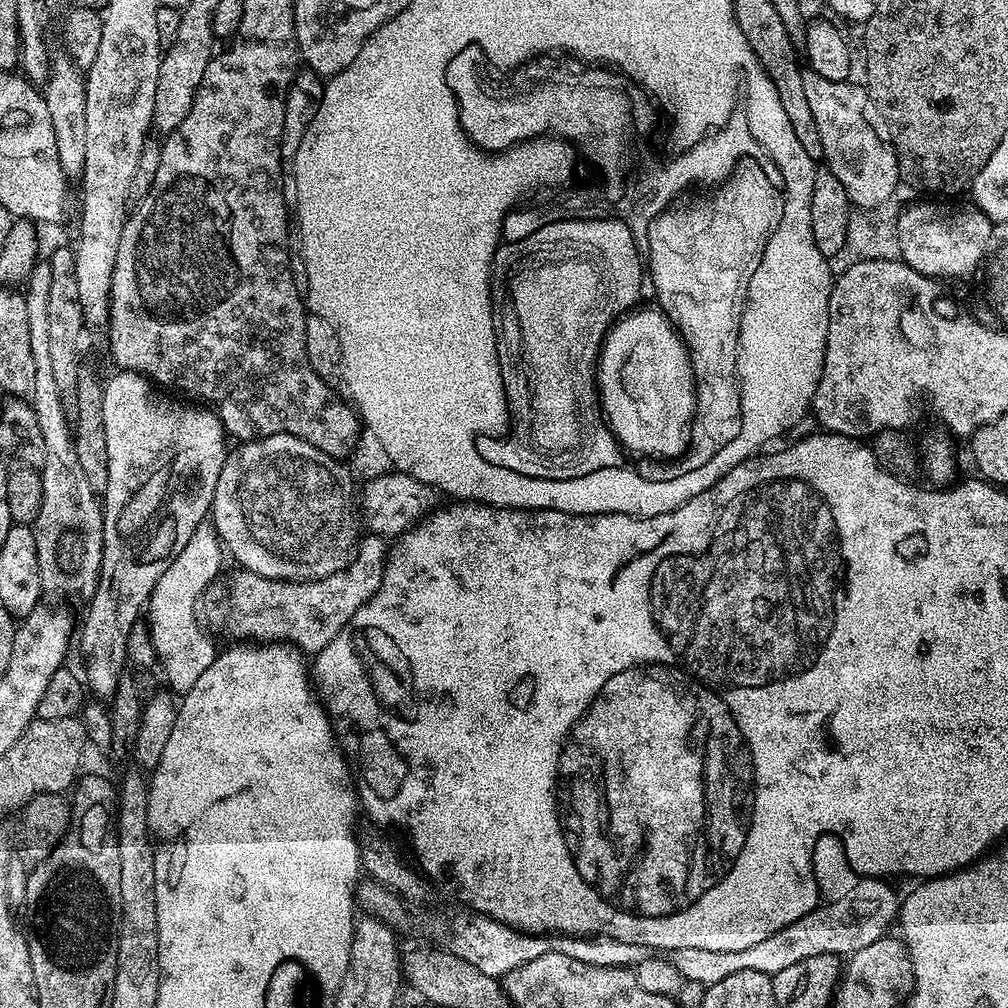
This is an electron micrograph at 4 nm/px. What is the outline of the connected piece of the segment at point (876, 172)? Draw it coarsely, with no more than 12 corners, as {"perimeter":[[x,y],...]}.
{"perimeter":[[802,71],[826,168],[856,208],[902,184],[895,148],[848,80]]}

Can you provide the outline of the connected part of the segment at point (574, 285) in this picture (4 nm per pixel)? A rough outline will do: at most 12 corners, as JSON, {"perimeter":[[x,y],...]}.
{"perimeter":[[619,221],[492,259],[504,425],[484,461],[623,465],[597,363],[646,268]]}

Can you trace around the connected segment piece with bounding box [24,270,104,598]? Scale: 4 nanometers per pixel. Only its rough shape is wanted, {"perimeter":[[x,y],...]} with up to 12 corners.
{"perimeter":[[50,274],[27,281],[42,430],[34,525],[45,593],[91,598],[104,510],[50,363]]}

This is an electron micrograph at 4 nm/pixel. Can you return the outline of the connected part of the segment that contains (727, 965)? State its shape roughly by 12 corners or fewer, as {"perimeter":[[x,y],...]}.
{"perimeter":[[838,837],[812,851],[821,903],[746,950],[671,949],[685,980],[841,958],[898,920],[884,878],[861,878]]}

